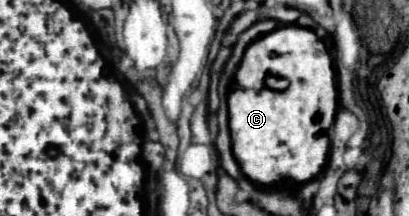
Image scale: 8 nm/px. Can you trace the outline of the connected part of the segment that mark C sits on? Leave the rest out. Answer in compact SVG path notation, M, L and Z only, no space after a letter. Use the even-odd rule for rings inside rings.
M281 26L249 44L235 72L235 88L233 94L229 94L227 104L233 156L251 182L257 186L283 186L285 180L303 184L321 172L329 154L327 130L333 126L337 112L337 86L332 57L313 30L301 26ZM267 76L287 78L289 86L285 90L273 90L265 84Z

